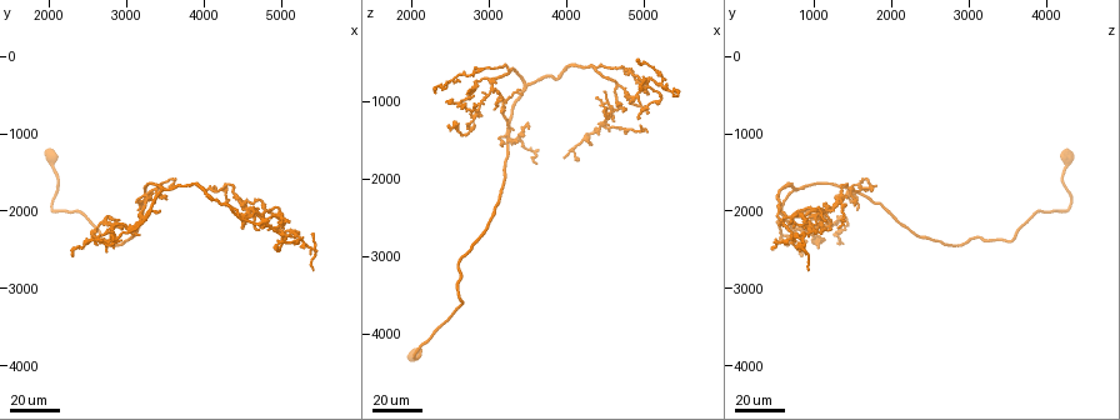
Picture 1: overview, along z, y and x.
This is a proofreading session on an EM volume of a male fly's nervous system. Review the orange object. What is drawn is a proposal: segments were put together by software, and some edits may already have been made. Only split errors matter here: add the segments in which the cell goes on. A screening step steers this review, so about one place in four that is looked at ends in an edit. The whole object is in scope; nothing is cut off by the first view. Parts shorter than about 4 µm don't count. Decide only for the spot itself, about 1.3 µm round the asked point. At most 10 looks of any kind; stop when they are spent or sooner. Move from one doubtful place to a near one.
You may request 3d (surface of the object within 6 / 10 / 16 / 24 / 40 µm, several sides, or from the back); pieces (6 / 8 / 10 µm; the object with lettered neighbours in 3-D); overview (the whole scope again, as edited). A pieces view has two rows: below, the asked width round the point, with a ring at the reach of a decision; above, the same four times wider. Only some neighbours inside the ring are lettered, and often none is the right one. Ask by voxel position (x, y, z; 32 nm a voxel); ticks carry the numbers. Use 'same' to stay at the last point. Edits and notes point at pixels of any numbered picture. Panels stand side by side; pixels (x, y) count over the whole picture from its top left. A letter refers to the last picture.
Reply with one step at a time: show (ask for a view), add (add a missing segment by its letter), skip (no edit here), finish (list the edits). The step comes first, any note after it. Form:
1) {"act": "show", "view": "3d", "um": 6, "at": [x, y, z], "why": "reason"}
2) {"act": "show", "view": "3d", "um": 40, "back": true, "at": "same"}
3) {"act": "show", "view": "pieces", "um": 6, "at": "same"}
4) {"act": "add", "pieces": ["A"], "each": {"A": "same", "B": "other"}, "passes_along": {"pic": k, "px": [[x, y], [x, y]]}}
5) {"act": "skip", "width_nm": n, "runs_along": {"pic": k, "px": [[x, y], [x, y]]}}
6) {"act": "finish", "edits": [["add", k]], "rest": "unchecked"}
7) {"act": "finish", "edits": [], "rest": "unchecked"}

{"act": "show", "view": "3d", "um": 24, "at": [4950, 2450, 450], "why": "thick end"}

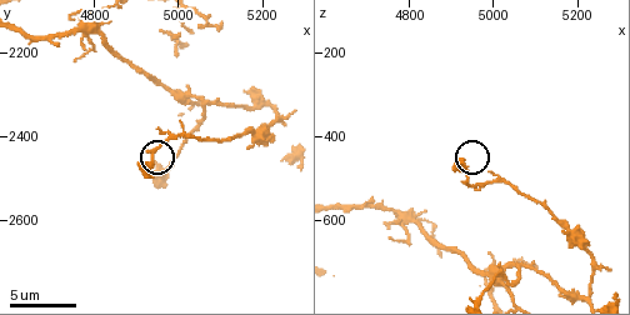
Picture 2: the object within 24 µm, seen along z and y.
{"act": "show", "view": "pieces", "um": 6, "at": [4925, 2475, 465]}

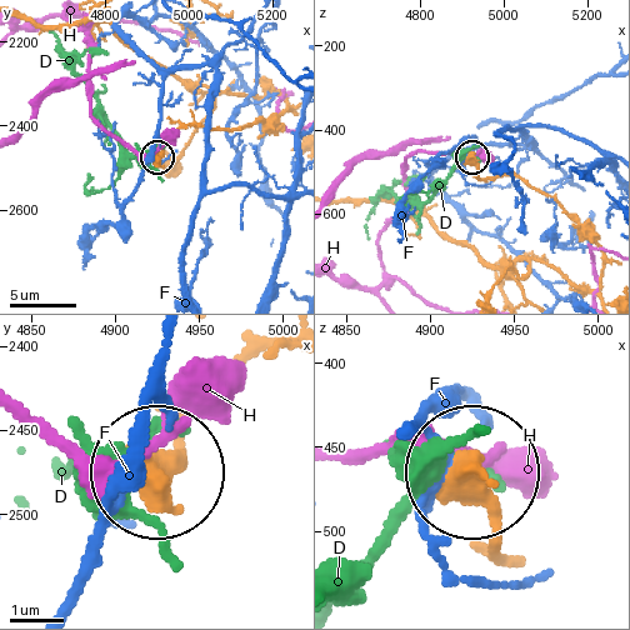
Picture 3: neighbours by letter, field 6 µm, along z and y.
{"act": "skip", "each": {"D": "other", "F": "other", "H": "other"}, "found": "no lettered segment goes on from it"}

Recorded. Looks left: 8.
{"act": "show", "view": "3d", "um": 24, "at": [5100, 2100, 1150], "why": "long arm stops here"}

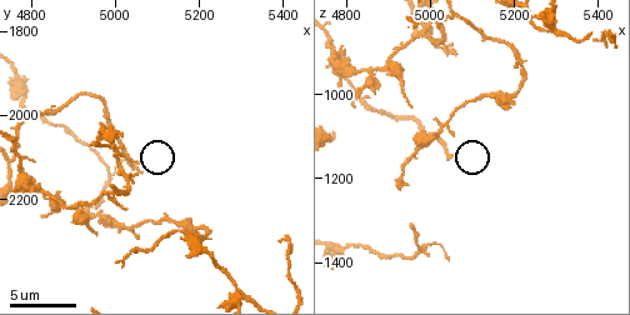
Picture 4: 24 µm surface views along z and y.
{"act": "show", "view": "pieces", "um": 8, "at": [5055, 2135, 1145]}

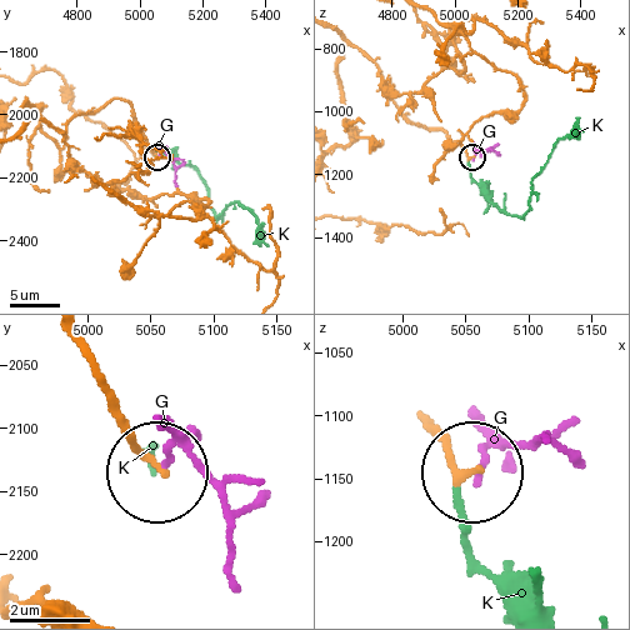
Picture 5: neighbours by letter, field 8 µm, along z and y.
{"act": "add", "pieces": ["K"], "each": {"G": "other", "K": "same"}, "found": "it goes on there"}

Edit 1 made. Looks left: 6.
{"act": "show", "view": "3d", "um": 24, "at": [5300, 2450, 750], "why": "tapers out"}

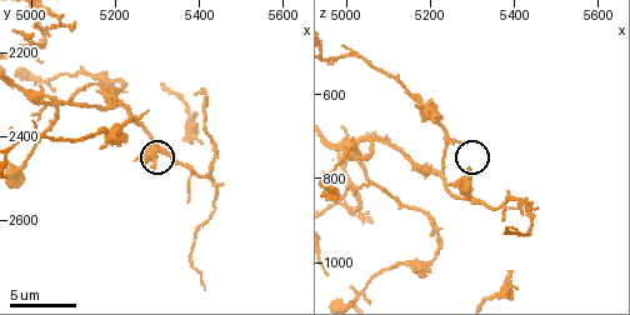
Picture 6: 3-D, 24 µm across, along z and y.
{"act": "show", "view": "pieces", "um": 8, "at": [5285, 2475, 780], "why": "see the neighbours"}

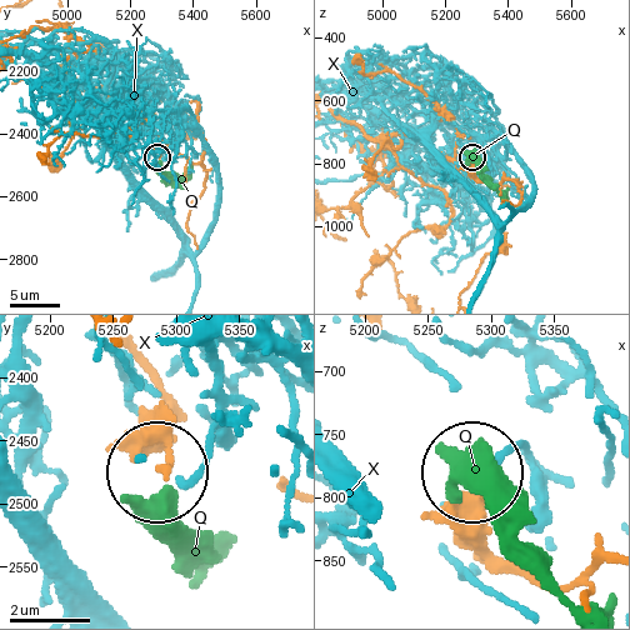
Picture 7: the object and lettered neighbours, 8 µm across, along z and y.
{"act": "skip", "each": {"Q": "other", "X": "other"}, "found": "none of them fits"}

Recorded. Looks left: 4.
{"act": "show", "view": "pieces", "um": 6, "at": [4995, 2165, 685], "why": "an open end"}

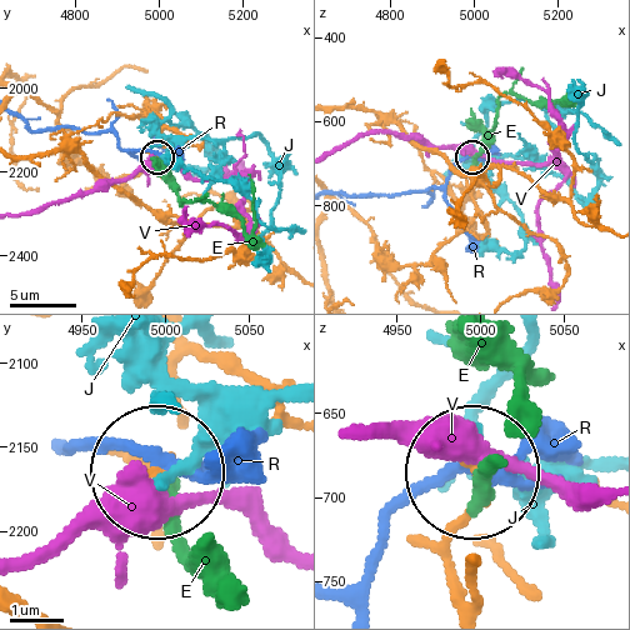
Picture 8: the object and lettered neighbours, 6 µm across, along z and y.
{"act": "skip", "each": {"E": "other", "J": "other", "R": "other", "V": "other"}, "runs_along": {"pic": 8, "px": [[456, 608], [444, 541], [475, 478]]}, "found": "no lettered segment goes on from it"}

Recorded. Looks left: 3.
{"act": "show", "view": "3d", "um": 24, "at": [3100, 2350, 850], "why": "an open end"}

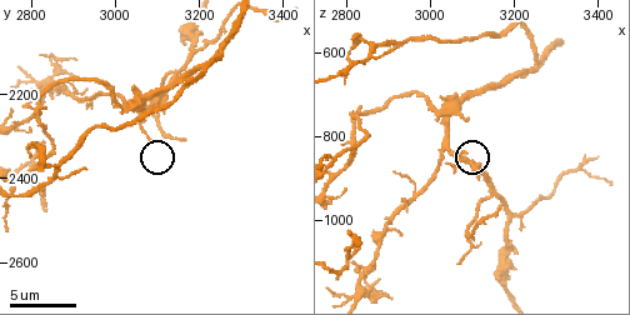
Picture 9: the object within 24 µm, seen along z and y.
{"act": "show", "view": "pieces", "um": 6, "at": [3090, 2310, 835], "why": "see the neighbours"}

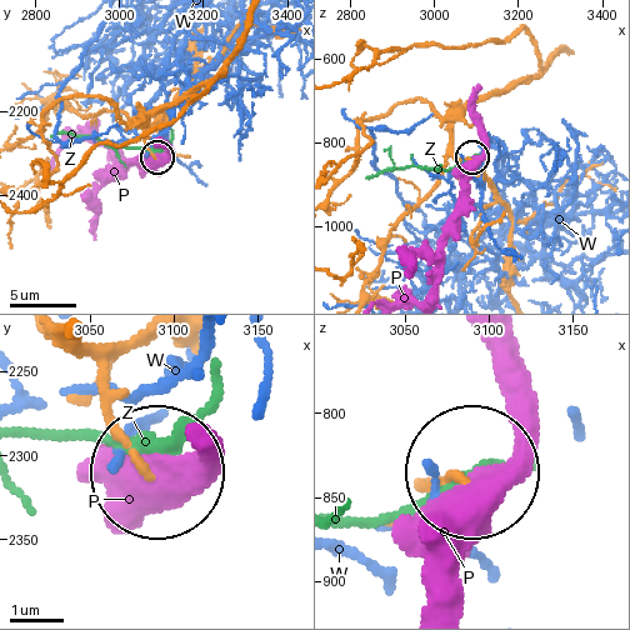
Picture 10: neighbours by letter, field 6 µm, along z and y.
{"act": "skip", "each": {"P": "other", "W": "other", "Z": "other"}, "found": "none of them fits"}

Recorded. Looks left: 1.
{"act": "finish", "edits": [["add", 5]], "rest": "unchecked"}

